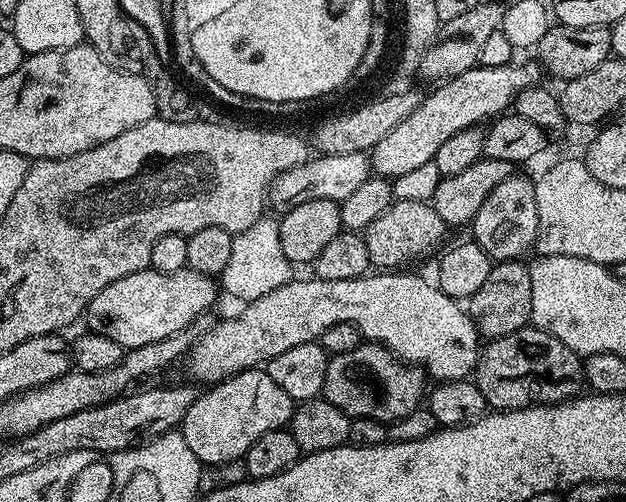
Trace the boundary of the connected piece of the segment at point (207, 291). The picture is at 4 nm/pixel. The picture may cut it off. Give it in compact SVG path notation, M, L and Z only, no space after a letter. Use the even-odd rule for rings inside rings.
M149 266L98 290L86 309L87 327L106 338L114 338L114 342L126 350L146 346L161 338L170 338L170 334L178 334L178 330L205 315L216 300L216 292L218 296L217 281L206 274L198 274L193 268L162 274Z

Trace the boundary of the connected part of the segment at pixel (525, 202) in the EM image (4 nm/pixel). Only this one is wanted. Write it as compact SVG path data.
M513 174L506 182L490 190L486 202L482 202L478 214L474 214L470 225L471 239L482 246L482 250L486 250L494 262L520 260L528 251L533 251L538 234L538 202L534 199L535 193L533 177Z

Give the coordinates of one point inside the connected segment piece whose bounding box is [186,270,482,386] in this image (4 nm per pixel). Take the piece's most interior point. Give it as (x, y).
(420, 324)

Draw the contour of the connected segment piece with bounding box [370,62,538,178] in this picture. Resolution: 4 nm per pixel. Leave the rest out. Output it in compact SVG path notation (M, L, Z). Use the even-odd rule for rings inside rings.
M513 62L506 66L477 66L437 83L433 87L436 89L432 96L431 92L425 95L418 110L414 110L410 118L402 118L402 122L398 122L398 126L394 126L394 130L390 130L390 134L386 134L386 138L382 138L382 142L378 142L378 146L372 149L370 159L373 173L395 178L427 169L441 145L454 138L459 131L475 128L505 115L513 107L516 96L524 88L537 83L537 65L533 64L520 65L519 62Z

